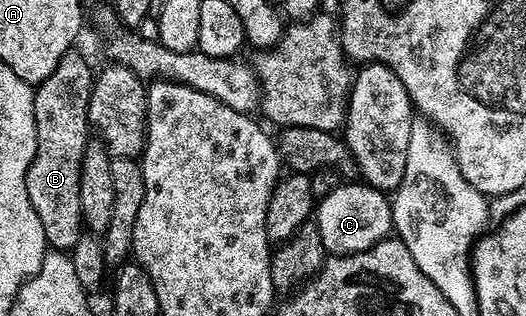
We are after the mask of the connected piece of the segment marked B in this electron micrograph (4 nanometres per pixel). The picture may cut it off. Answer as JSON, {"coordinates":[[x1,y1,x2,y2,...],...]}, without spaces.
{"coordinates":[[72,49,57,61,57,69,34,88,37,149,27,170,29,201,33,201,37,217,41,217,48,248,64,253,77,245,85,227,81,213,81,161,89,142,87,110,95,77,86,57,79,49]]}

